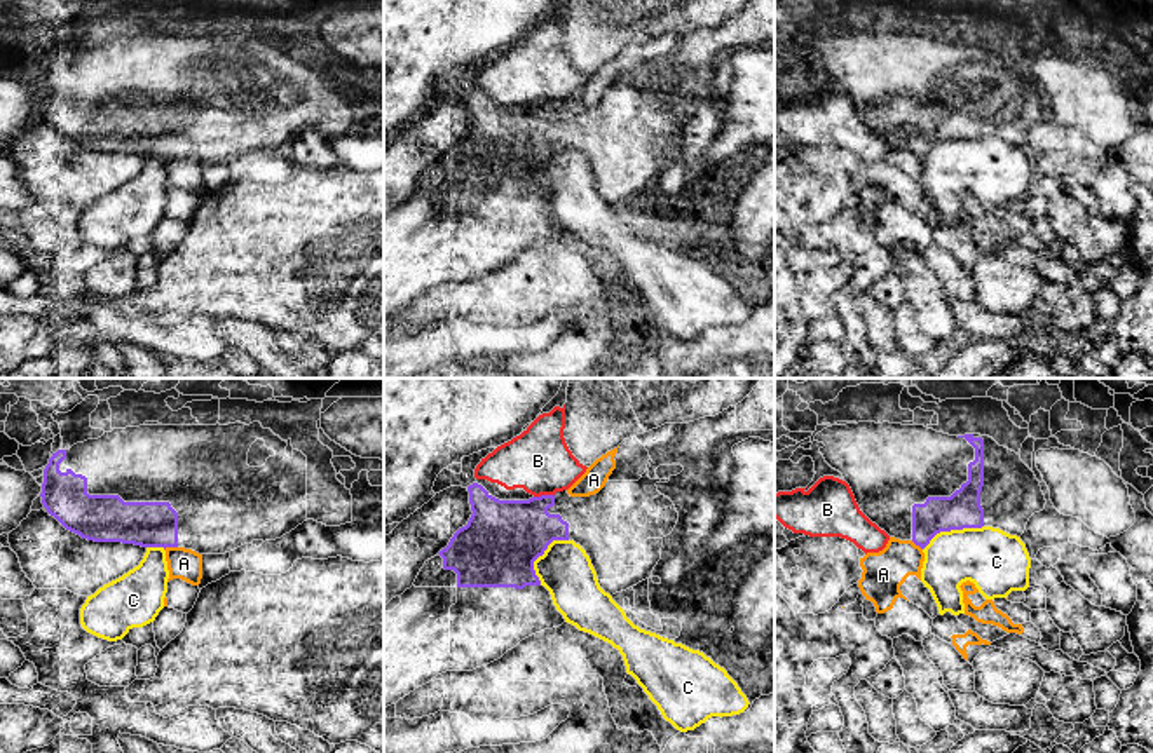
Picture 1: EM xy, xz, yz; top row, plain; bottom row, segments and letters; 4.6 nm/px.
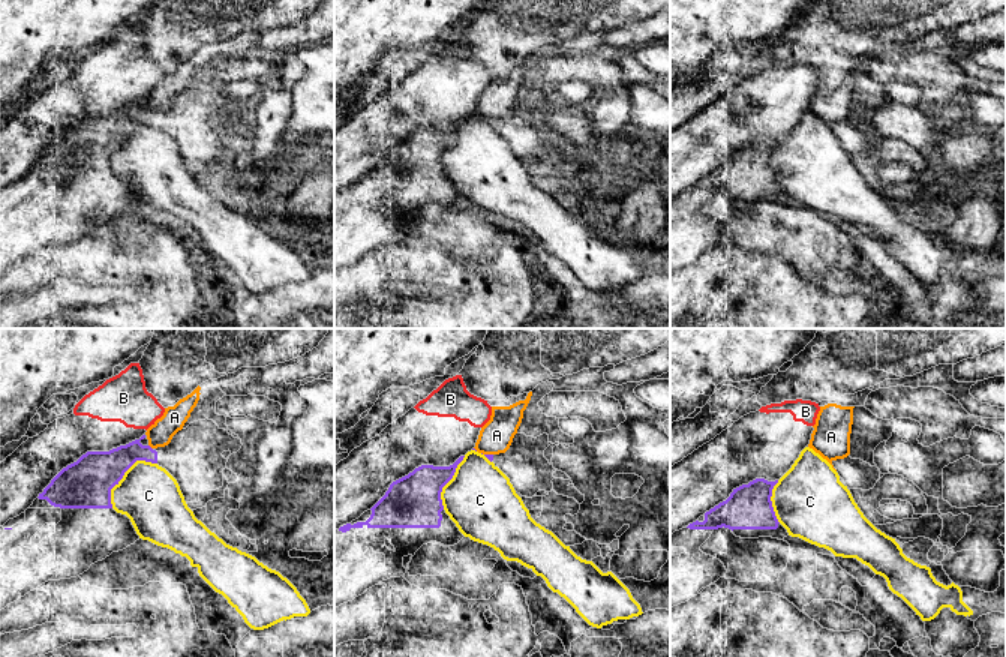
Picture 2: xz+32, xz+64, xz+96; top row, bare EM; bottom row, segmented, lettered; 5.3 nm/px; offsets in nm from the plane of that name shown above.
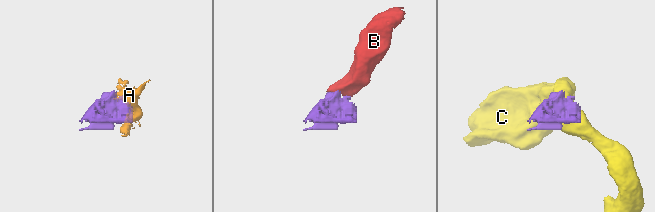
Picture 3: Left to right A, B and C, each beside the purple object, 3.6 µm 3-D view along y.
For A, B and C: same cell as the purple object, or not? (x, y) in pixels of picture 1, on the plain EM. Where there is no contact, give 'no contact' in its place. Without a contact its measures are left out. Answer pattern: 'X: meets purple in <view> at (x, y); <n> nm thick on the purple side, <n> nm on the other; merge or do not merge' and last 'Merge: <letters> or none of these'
A: meets purple in xy at (170, 156); 200 nm thick on the purple side, 140 nm on the other; do not merge
B: meets purple in xz at (543, 105); 340 nm thick on the purple side, 300 nm on the other; do not merge
C: meets purple in yz at (951, 138); 170 nm thick on the purple side, 280 nm on the other; do not merge
Merge: none of these

